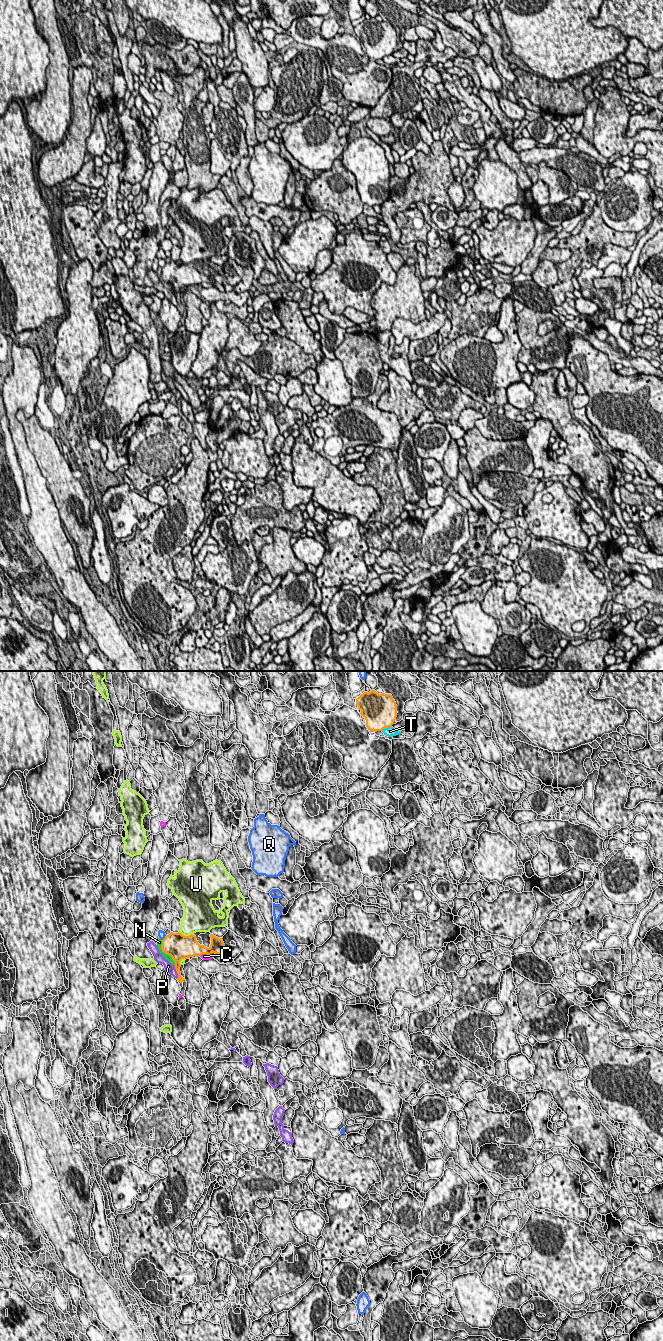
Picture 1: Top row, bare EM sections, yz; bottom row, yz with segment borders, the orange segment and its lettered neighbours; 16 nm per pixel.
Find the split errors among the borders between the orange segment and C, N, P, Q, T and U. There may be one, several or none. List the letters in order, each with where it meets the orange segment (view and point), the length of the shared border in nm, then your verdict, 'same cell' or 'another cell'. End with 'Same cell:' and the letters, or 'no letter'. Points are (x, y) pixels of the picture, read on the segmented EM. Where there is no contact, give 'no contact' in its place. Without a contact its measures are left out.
C: yz (205, 953) | 180 nm | another cell
N: yz (166, 953) | 480 nm | another cell
P: yz (177, 972) | 220 nm | another cell
Q: yz (164, 938) | 120 nm | another cell
T: yz (386, 727) | 180 nm | another cell
U: yz (186, 936) | 220 nm | another cell
Same cell: no letter

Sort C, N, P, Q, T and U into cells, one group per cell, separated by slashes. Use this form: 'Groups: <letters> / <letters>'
Groups: C / N / P / Q / T / U

